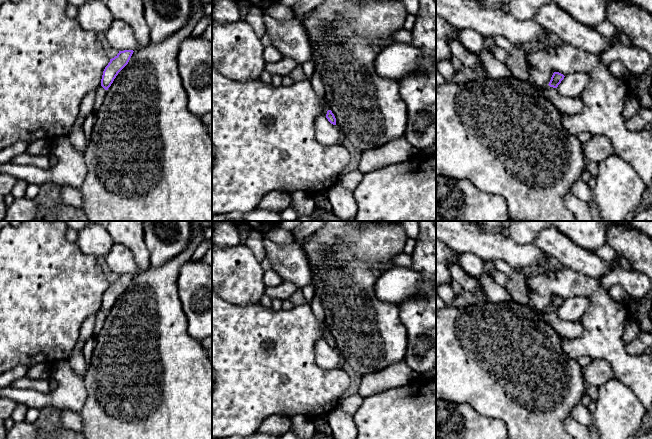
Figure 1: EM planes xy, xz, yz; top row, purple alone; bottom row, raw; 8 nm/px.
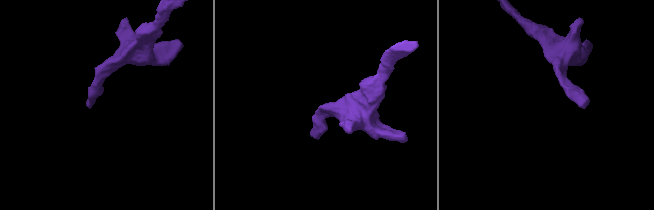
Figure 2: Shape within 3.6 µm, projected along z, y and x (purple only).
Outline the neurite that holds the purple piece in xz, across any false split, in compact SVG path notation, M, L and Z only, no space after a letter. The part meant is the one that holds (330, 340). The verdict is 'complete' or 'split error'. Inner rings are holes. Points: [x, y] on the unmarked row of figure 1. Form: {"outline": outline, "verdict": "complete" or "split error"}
{"outline": "M327 328L324 330L322 338L328 343L331 348L336 349L336 342Z", "verdict": "split error"}

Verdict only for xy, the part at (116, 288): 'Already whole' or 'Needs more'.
Needs more

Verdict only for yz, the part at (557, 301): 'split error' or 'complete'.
split error

